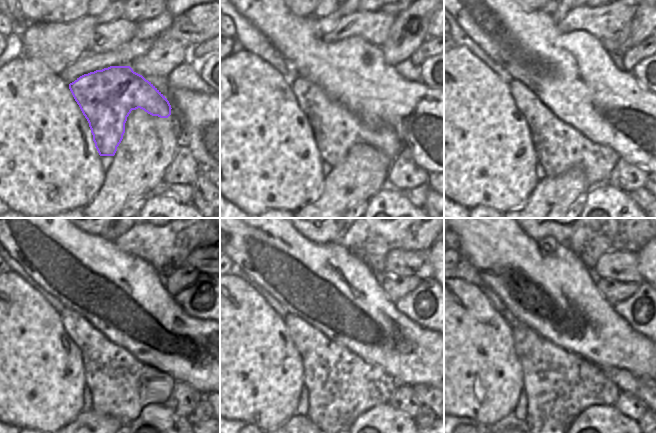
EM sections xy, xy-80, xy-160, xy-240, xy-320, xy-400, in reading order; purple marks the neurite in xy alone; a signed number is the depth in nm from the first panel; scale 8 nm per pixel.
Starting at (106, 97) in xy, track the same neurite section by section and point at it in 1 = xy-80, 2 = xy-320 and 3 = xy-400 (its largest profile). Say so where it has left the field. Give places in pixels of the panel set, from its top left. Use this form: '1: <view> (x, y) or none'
1: xy-80 (335, 129)
2: xy-320 (342, 386)
3: xy-400 (559, 384)

